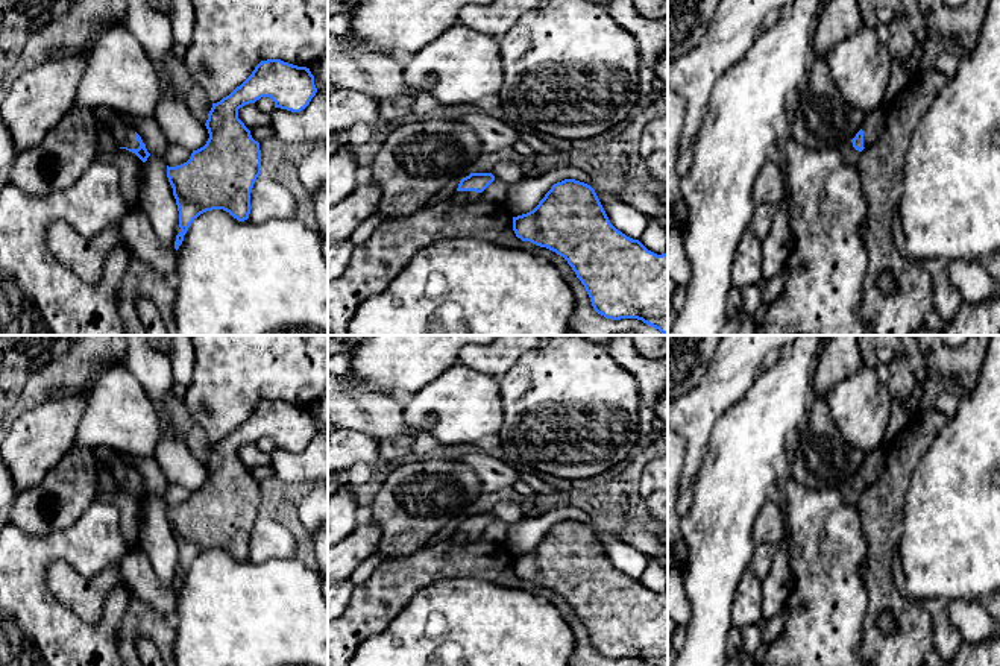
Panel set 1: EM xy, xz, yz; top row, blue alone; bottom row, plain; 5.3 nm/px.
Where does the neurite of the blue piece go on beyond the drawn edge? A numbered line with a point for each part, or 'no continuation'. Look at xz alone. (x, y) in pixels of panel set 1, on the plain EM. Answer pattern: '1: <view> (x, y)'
1: xz (459, 536)

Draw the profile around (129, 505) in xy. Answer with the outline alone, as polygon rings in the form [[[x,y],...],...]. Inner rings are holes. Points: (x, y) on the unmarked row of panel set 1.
[[[118,489],[115,493],[100,492],[96,498],[118,508],[120,528],[131,549],[138,548],[144,502],[132,492]]]

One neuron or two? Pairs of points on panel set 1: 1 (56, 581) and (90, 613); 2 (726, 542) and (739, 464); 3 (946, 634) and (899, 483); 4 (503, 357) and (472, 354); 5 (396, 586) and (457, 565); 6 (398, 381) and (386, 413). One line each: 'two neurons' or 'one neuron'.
1: one neuron
2: one neuron
3: two neurons
4: one neuron
5: one neuron
6: two neurons

